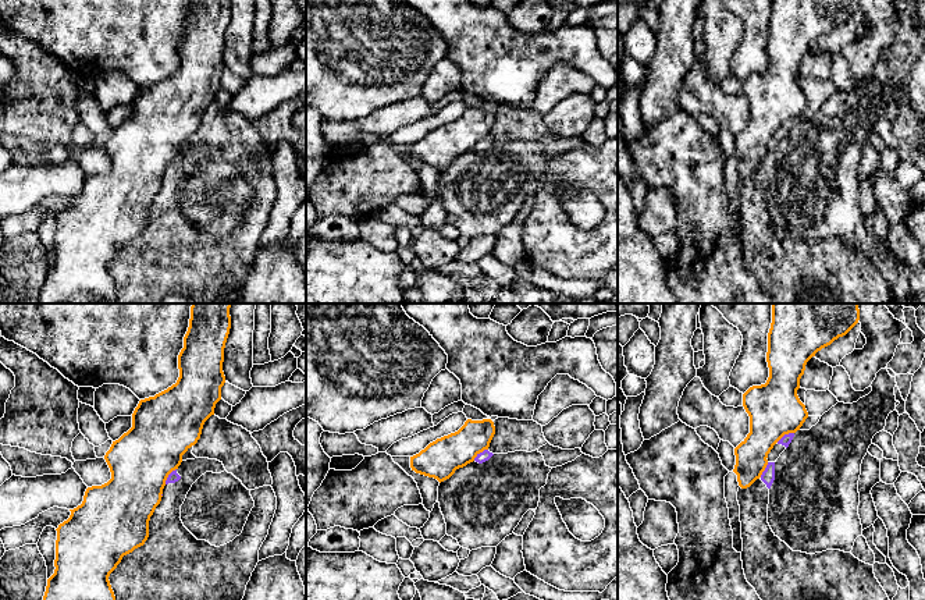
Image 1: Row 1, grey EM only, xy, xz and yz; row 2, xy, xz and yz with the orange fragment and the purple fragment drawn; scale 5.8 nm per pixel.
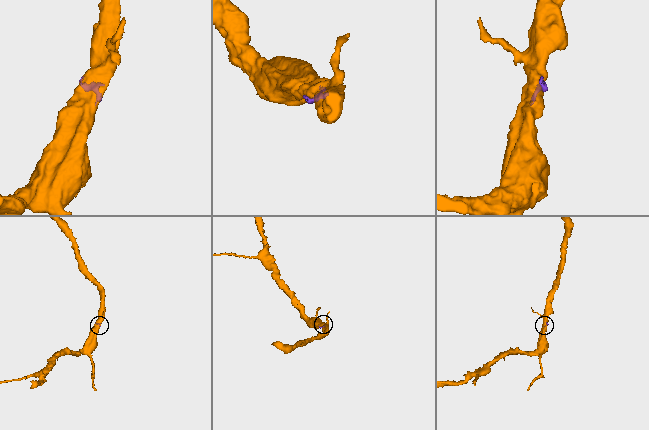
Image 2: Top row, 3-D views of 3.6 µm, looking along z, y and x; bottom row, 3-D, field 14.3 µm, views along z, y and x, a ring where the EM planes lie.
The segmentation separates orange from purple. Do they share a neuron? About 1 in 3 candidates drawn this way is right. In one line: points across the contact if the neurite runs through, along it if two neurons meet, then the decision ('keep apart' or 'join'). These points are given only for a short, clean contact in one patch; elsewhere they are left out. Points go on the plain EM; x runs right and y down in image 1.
keep apart

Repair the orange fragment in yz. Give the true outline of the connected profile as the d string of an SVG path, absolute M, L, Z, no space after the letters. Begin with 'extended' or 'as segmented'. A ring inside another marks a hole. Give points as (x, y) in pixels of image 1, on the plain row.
as segmented | M772 0L766 50L769 65L743 82L750 121L734 136L733 160L741 177L750 175L768 153L768 142L789 121L800 118L808 100L797 78L807 50L846 24L860 0Z

